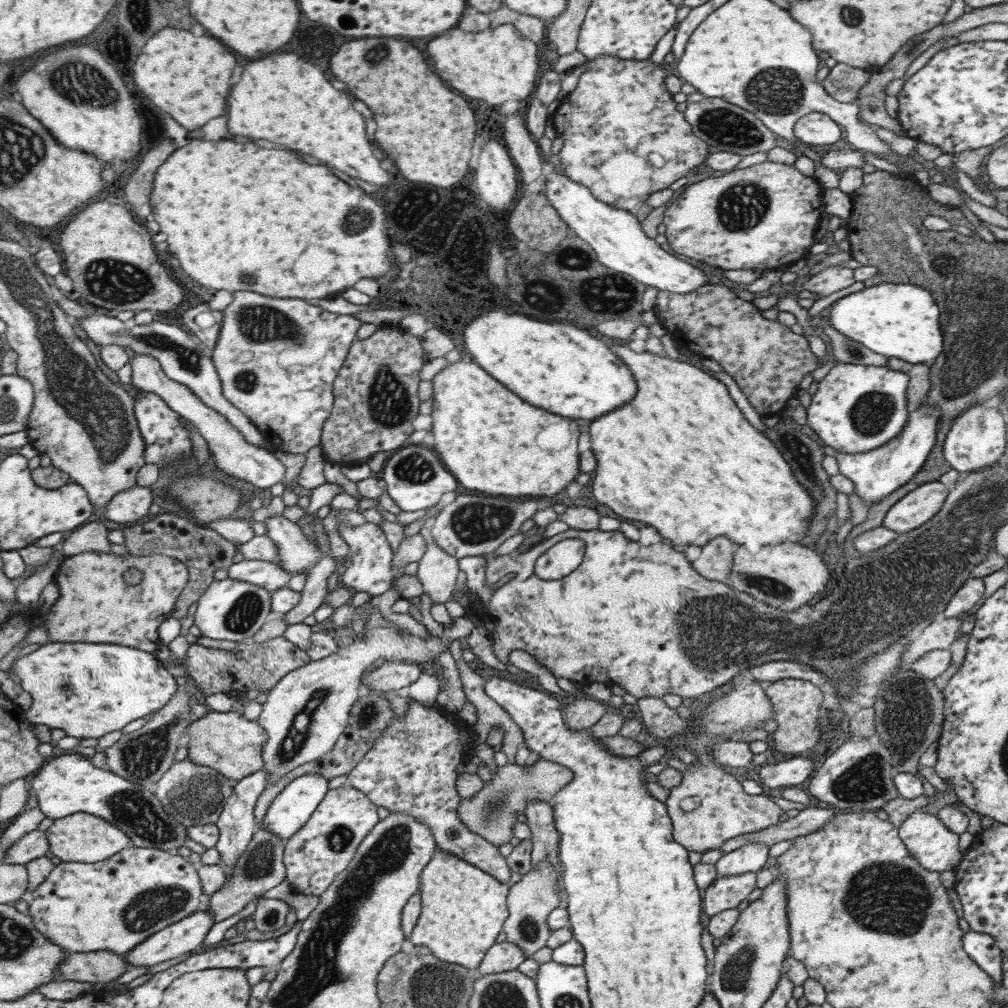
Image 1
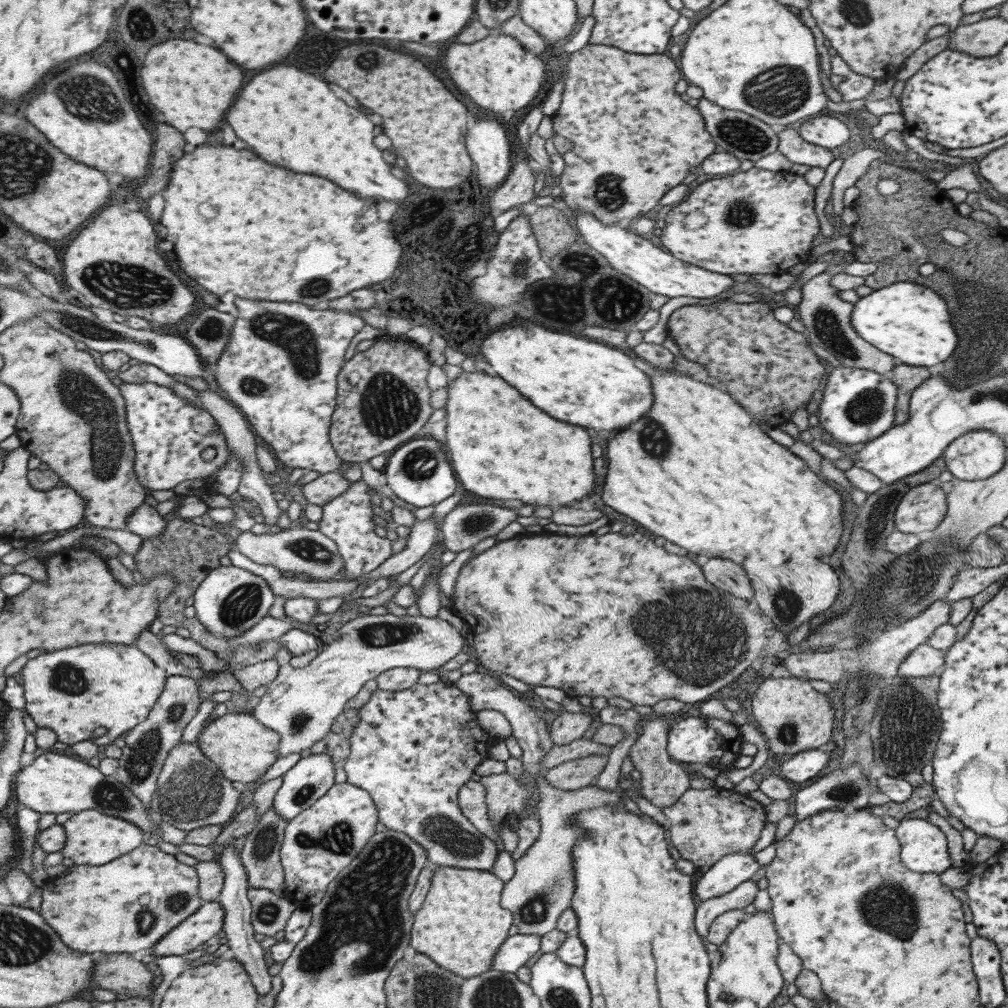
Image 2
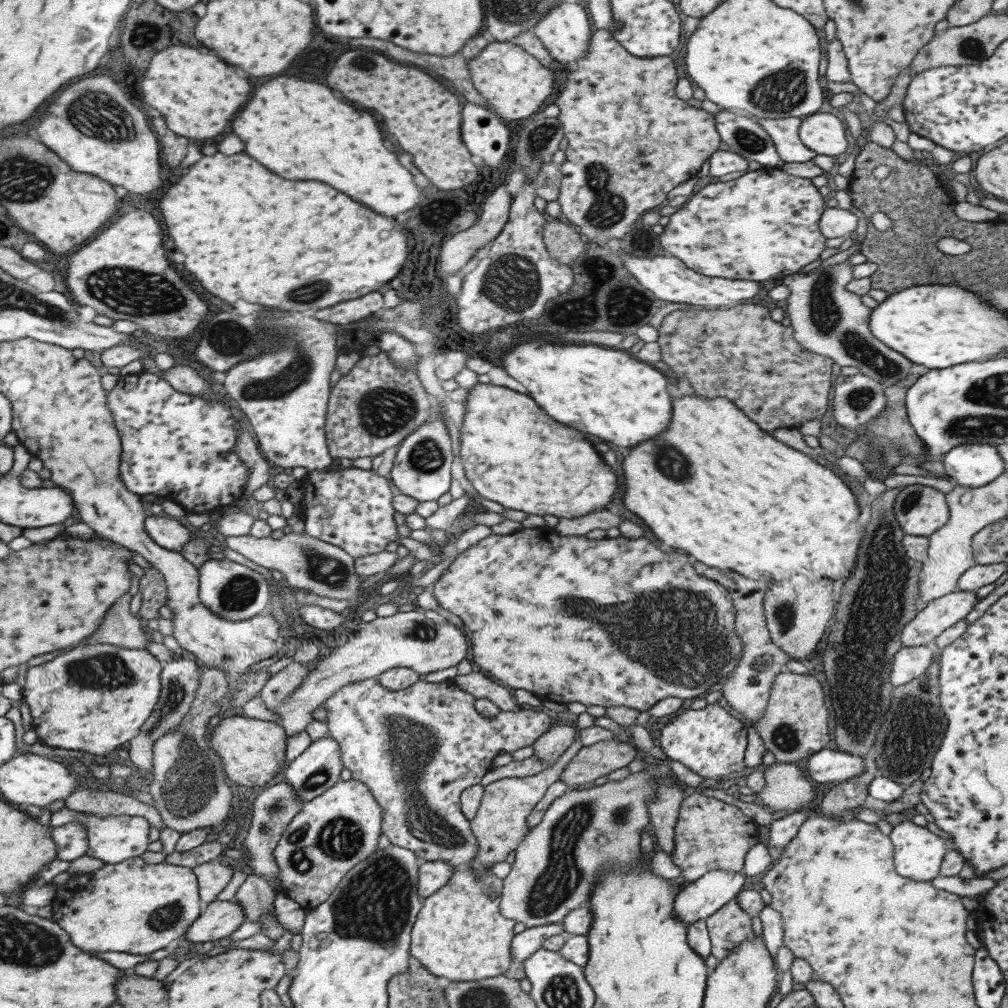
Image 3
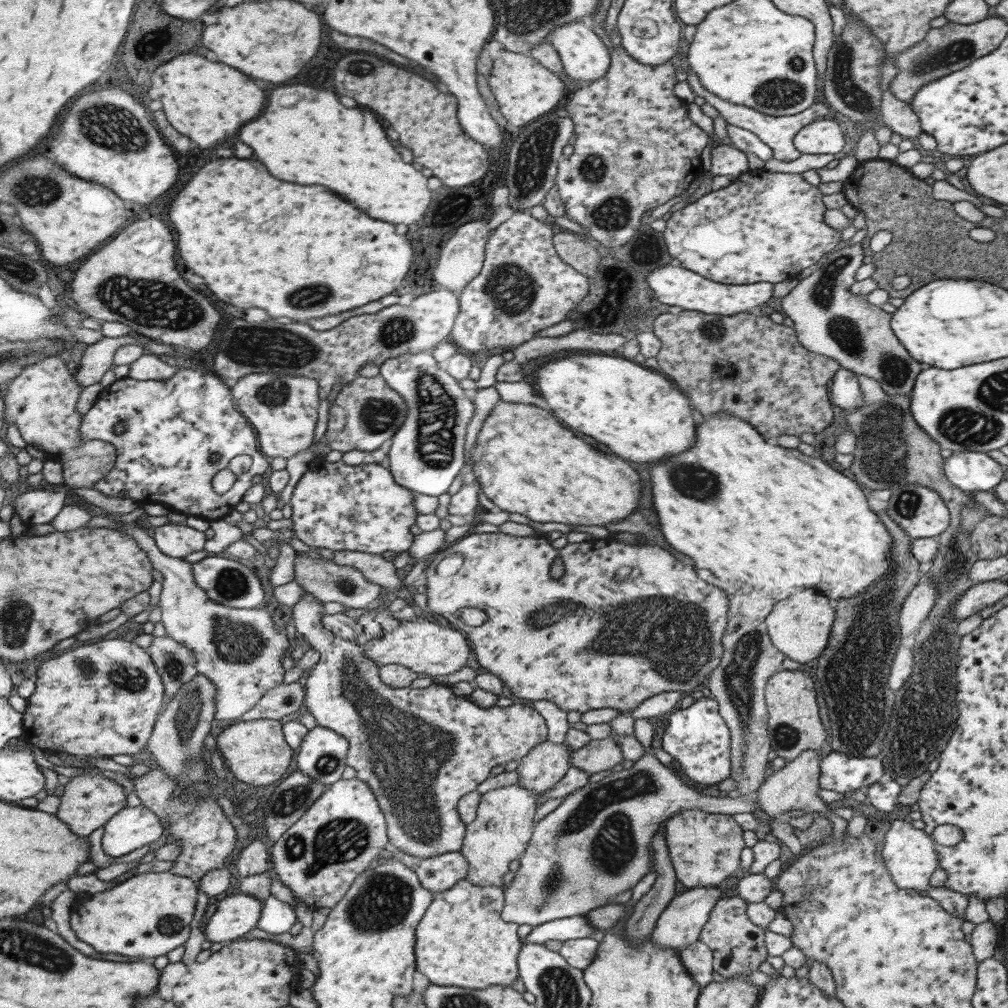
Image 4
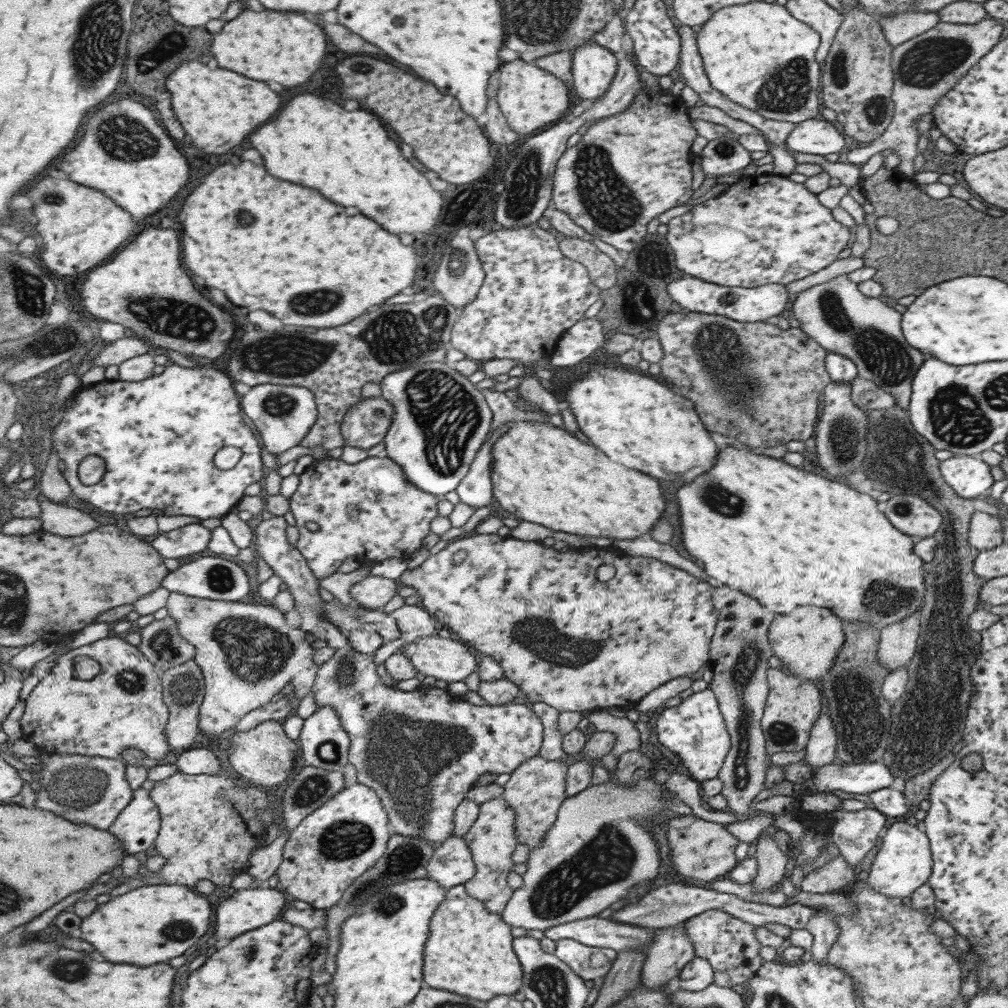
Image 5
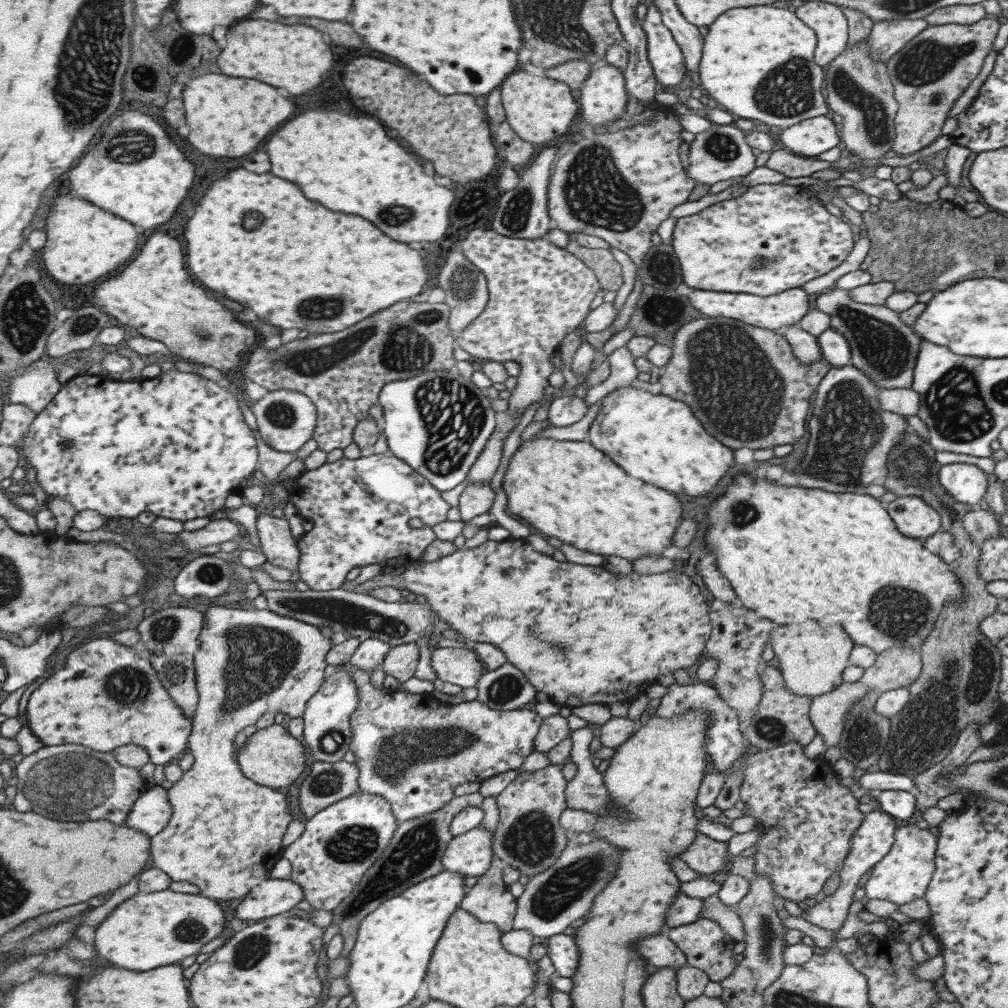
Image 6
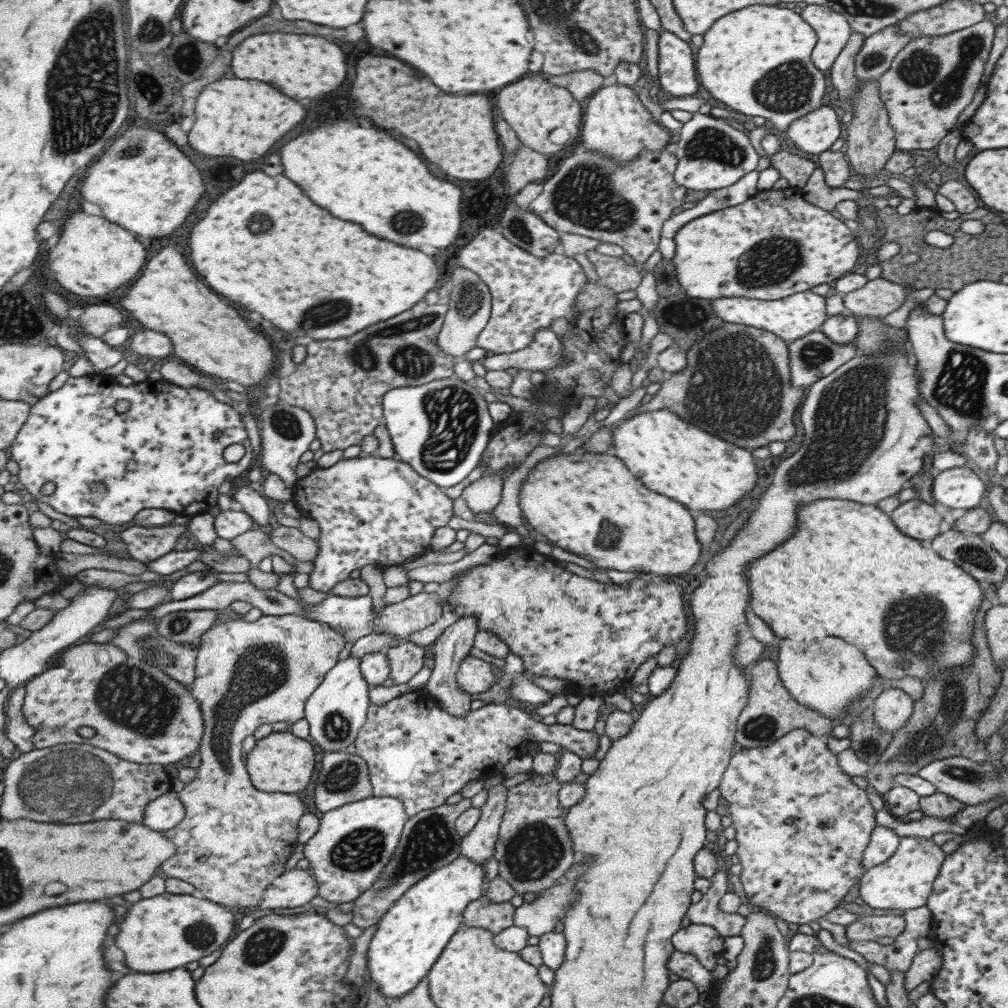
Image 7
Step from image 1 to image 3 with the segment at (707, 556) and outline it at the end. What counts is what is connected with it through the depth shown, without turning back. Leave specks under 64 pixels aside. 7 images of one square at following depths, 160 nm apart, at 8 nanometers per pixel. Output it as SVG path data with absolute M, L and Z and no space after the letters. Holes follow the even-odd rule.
M707 567L702 570L701 574L728 591L735 612L735 632L743 645L741 660L737 662L733 672L719 682L717 688L721 691L725 702L741 714L745 727L749 725L754 727L755 723L761 719L761 713L766 707L770 686L775 675L784 669L784 665L790 660L785 652L770 642L762 608L767 584L763 581L745 578L731 570L717 570Z

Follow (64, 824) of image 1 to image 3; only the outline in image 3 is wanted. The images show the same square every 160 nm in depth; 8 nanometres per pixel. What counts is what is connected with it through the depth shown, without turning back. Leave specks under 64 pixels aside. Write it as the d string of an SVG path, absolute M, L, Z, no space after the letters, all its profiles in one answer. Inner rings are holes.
M63 807L50 815L49 825L55 828L73 821L83 823L88 830L90 849L86 855L98 858L105 865L117 865L141 856L151 842L149 830L151 830L152 824L144 816L94 816L87 812L77 812Z

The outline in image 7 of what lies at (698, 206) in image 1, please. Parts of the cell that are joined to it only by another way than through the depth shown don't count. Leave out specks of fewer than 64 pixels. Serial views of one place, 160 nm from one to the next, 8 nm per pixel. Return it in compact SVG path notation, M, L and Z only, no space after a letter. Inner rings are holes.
M797 187L757 191L745 202L727 206L690 220L674 235L672 265L681 290L691 298L785 298L809 291L814 286L827 286L845 275L859 258L859 248L851 231L829 212L809 204Z

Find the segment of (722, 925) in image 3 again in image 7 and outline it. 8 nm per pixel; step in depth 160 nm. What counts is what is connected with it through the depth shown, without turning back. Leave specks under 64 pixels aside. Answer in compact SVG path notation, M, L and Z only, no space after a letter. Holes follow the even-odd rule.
M689 923L677 930L670 941L674 950L696 956L702 968L710 972L715 960L722 956L724 937L713 927Z

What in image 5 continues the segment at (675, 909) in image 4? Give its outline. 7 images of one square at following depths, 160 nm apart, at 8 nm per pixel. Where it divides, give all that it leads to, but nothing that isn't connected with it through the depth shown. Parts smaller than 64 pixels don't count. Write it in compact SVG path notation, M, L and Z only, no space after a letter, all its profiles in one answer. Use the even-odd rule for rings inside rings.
M684 922L676 926L655 928L654 940L640 970L640 982L648 988L666 986L679 974L679 971L694 957L692 940L684 932Z

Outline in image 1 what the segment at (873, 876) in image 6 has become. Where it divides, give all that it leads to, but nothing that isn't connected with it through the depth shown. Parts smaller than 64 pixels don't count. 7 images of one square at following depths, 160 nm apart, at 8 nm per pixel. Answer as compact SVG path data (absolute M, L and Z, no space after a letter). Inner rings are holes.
M915 811L897 828L898 837L912 856L923 869L929 872L943 872L952 870L960 862L963 852L957 847L957 836L953 831L945 828L936 815Z

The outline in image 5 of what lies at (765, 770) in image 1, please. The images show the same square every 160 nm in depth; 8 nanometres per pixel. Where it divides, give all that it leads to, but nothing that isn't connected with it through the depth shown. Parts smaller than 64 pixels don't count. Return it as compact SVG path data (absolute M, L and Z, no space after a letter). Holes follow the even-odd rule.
M838 761L820 766L812 775L817 792L843 790L865 798L869 792L887 788L894 776L879 761L846 764Z

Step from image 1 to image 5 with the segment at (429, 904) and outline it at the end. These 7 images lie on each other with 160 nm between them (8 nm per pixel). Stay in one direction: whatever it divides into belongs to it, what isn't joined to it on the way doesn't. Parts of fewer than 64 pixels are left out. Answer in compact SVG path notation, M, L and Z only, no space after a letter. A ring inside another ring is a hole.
M462 884L446 889L443 900L429 921L428 935L423 949L422 980L435 990L448 990L453 994L485 1002L494 996L513 996L520 990L522 968L512 949L510 926L496 912L488 912L476 898L471 898Z

